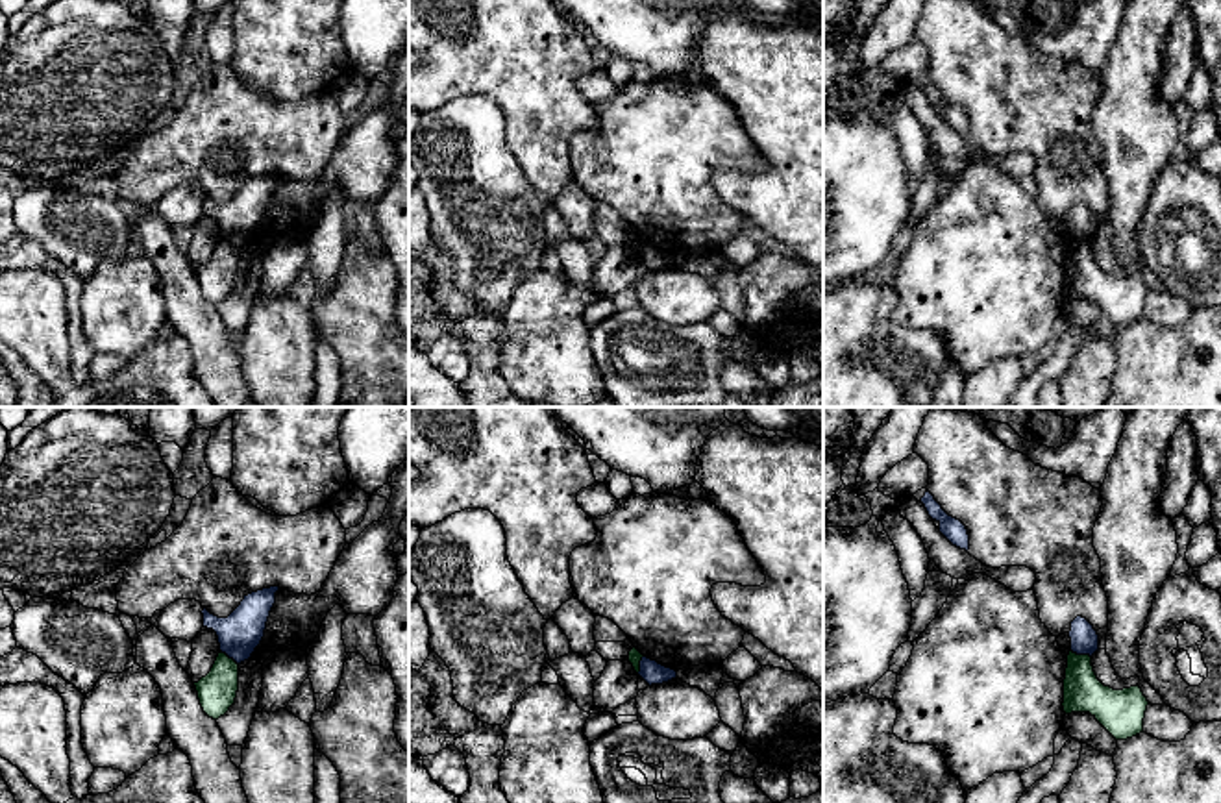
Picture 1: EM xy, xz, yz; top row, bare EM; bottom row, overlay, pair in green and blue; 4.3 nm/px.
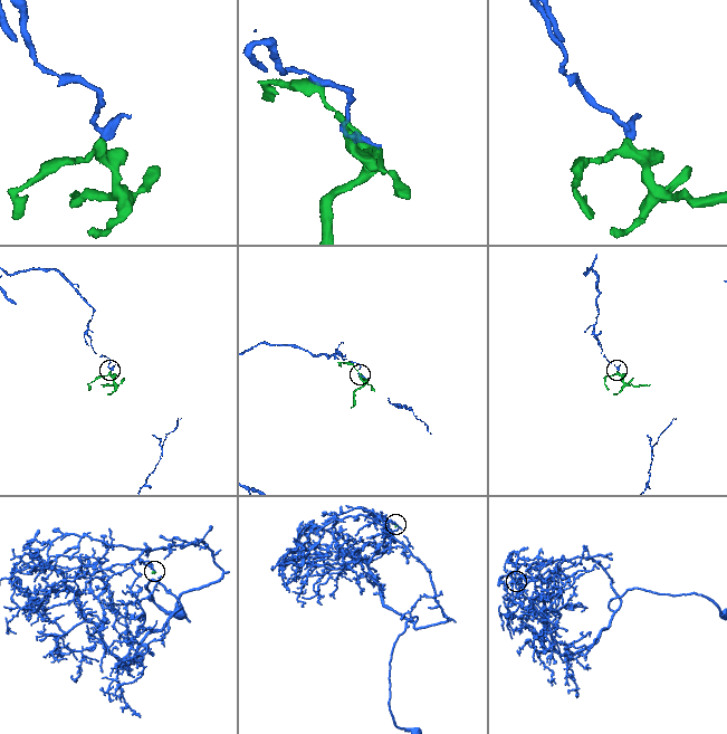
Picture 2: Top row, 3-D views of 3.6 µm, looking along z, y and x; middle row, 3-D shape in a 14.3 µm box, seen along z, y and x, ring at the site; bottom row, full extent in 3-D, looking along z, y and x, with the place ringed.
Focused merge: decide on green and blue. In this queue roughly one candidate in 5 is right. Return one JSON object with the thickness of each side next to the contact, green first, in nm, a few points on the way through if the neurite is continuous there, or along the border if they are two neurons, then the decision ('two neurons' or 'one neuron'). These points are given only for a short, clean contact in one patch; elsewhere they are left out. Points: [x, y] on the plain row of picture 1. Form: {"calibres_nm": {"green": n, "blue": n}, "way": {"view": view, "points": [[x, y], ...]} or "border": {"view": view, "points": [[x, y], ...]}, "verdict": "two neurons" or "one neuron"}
{"calibres_nm": {"green": 180, "blue": 130}, "border": {"view": "yz", "points": [[1072, 235], [1090, 243]]}, "verdict": "two neurons"}

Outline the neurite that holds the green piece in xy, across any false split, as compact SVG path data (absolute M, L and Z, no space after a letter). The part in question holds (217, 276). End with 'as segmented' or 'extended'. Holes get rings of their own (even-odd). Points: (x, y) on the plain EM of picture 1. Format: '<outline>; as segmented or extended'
M218 239L211 257L194 268L204 298L218 305L235 289L239 276L239 250L226 239Z; as segmented

